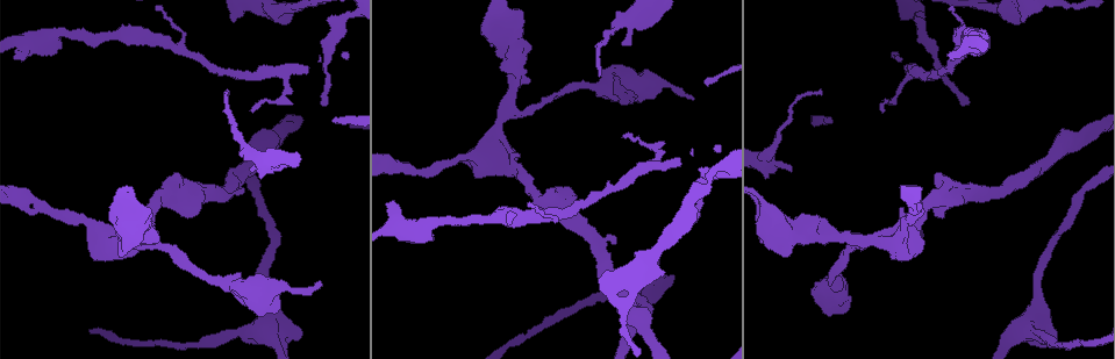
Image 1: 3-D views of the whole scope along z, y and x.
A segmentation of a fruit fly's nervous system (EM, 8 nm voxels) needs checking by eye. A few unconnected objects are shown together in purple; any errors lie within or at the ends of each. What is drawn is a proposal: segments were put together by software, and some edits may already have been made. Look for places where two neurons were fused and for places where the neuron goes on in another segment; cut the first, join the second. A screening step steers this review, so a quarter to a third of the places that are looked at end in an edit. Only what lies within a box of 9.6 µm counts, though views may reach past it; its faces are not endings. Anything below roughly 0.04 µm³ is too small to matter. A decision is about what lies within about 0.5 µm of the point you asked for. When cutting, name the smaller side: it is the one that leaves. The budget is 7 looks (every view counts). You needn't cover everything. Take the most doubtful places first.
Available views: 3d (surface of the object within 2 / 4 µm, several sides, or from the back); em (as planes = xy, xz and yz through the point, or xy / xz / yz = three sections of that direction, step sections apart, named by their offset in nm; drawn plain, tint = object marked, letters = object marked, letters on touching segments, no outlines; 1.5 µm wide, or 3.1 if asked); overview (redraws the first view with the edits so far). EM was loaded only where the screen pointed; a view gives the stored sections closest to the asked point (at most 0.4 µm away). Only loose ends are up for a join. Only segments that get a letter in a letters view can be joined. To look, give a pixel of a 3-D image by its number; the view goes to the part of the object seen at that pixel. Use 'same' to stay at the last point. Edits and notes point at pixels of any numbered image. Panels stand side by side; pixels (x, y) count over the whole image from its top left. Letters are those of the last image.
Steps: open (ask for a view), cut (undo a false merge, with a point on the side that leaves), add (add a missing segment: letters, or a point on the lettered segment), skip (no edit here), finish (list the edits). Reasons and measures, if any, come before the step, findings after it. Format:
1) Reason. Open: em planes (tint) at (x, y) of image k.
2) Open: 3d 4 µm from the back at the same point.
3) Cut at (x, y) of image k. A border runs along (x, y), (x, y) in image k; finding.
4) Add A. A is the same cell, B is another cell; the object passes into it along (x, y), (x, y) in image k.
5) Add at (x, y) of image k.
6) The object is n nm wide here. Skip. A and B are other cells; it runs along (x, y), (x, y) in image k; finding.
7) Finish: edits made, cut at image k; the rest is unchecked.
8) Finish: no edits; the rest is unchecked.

Open: 3d 2 µm at (903, 67) of image 1.

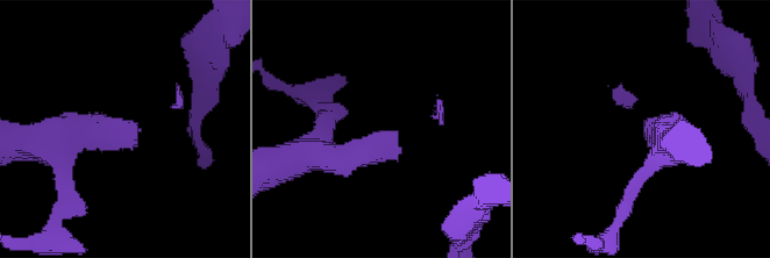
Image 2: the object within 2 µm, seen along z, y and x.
Open: em xz step 8 (tint) at (132, 130) of image 2.

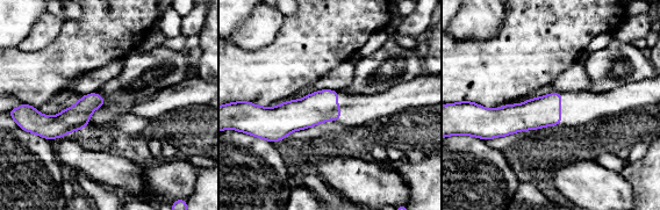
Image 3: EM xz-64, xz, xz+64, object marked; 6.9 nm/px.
Open: em planes (letters) at the same point.

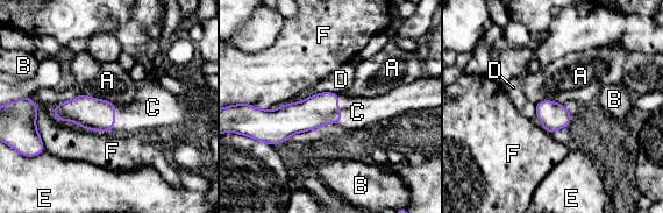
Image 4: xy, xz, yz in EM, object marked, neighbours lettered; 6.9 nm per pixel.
Add C. C is the same cell, A, B, D, E and F are other cells; the neuron continues.

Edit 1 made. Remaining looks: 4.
Thin end. Open: em planes (tint) at (323, 104) of image 1.

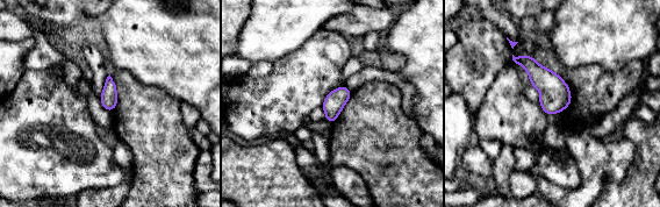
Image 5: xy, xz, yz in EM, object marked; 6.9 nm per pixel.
Open: em planes (letters) at the same point.

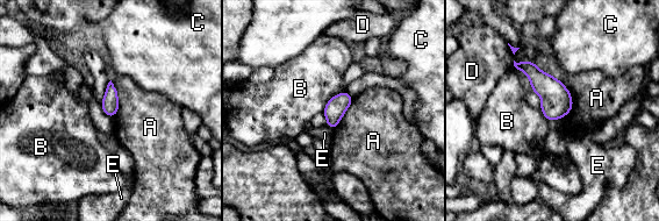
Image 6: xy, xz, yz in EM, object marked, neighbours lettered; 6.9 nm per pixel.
The object is 120 nm wide here; the longest contact is with A, 260 nm. Skip. A, B, C, D and E are other cells; none of them fits.

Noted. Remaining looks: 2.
Branch stops here. Open: em planes (letters) at (198, 212) of image 1.

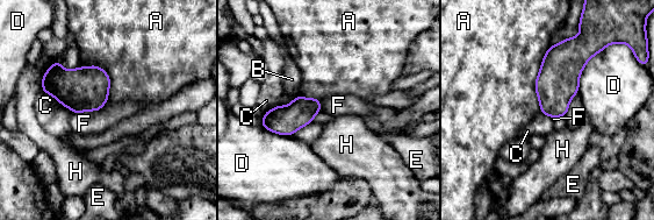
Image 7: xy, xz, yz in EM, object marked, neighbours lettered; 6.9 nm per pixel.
Skip. A, B, C, D, E, F and H are other cells; a border runs along (318, 98), (322, 111) in image 7; none of them fits.

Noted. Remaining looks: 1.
Finish: edits made, add at image 4; the rest is unchecked.

